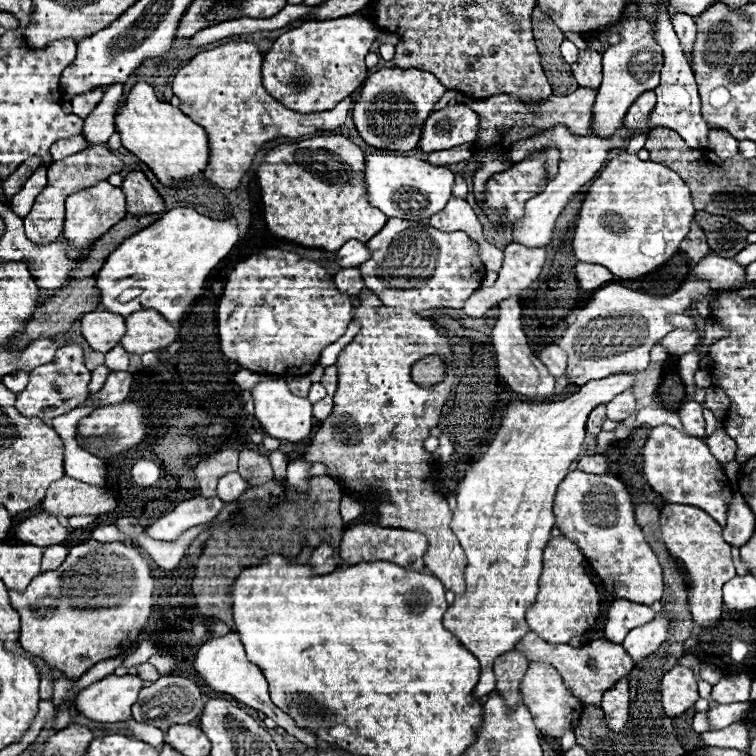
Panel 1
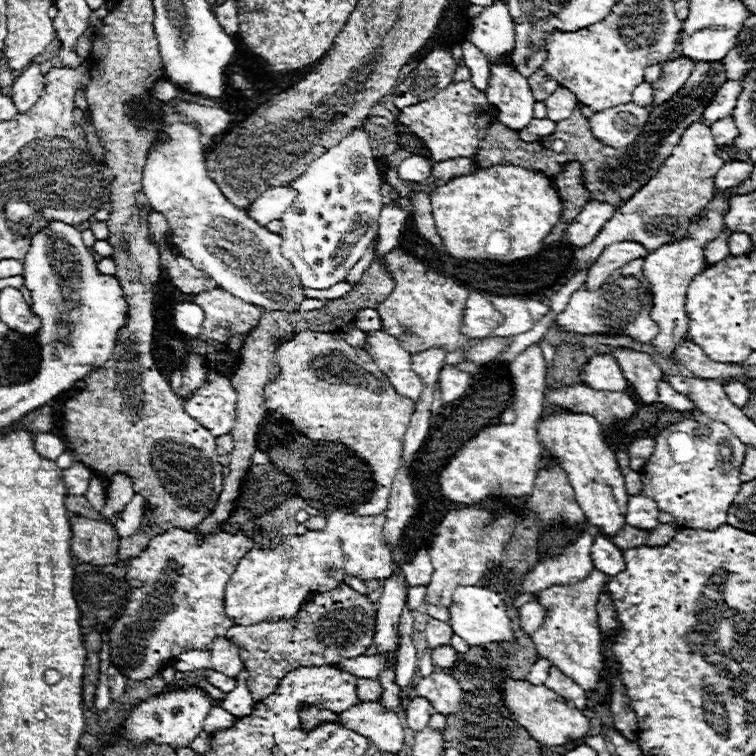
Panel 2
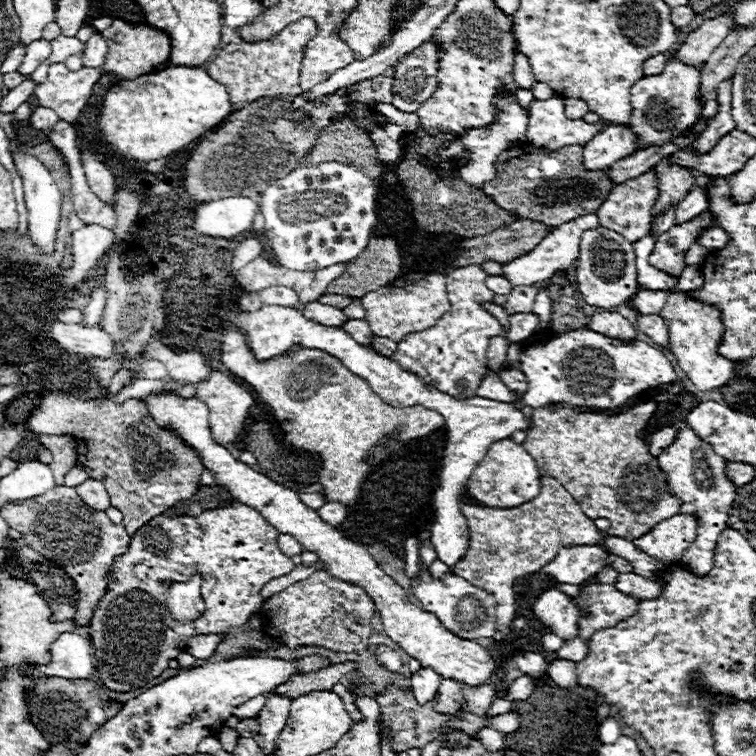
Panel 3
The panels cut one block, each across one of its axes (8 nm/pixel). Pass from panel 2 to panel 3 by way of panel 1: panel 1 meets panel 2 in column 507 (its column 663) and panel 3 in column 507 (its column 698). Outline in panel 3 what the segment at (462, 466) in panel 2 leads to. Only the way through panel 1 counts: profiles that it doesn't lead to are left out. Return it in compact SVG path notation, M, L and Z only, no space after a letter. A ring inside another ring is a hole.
M510 438L498 440L490 446L484 460L474 470L468 482L468 494L480 506L488 508L516 508L524 502L534 500L540 494L540 474L532 456Z

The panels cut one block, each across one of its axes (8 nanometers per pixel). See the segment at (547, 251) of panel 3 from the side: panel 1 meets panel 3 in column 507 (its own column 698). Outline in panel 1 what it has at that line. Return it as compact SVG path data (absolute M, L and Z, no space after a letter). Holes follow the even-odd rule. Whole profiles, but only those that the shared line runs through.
M708 254L693 267L698 280L710 280L712 290L734 290L746 286L746 268L734 258Z

